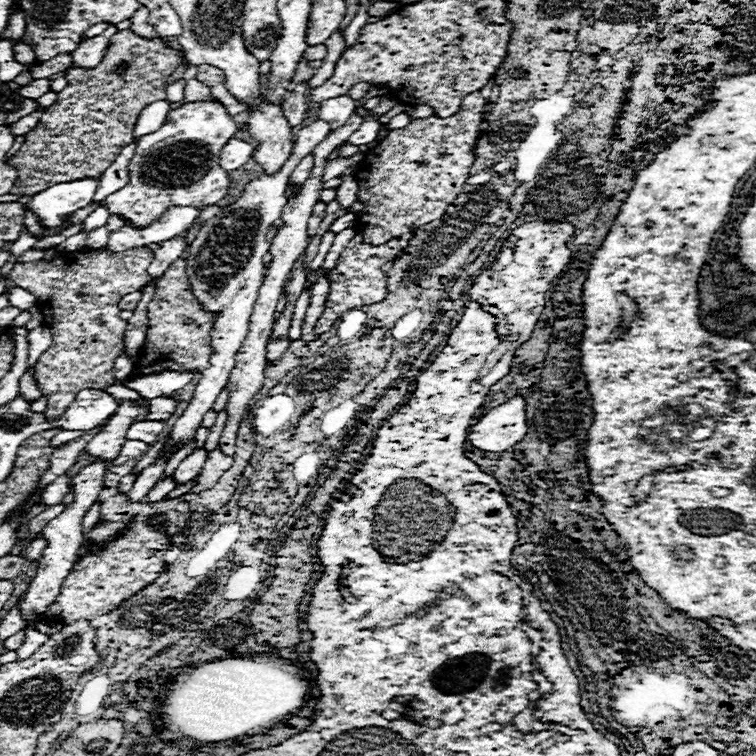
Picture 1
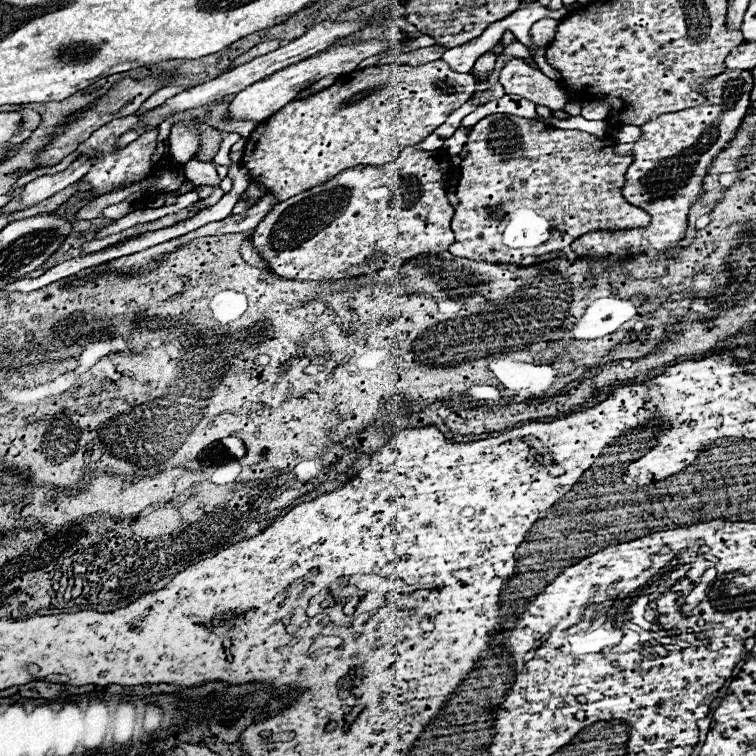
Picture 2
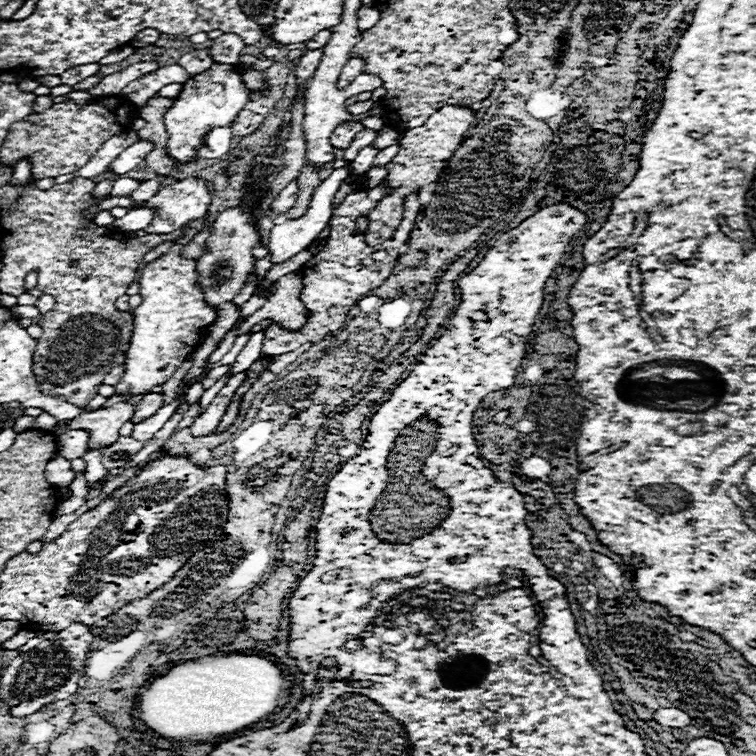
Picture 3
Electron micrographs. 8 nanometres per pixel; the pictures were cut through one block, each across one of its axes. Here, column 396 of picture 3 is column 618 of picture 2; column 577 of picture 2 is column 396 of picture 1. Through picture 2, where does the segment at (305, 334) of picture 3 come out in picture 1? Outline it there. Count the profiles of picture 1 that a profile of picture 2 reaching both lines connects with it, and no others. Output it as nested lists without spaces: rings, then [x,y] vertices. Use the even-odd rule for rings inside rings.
[[[358,232],[348,242],[344,252],[340,254],[336,270],[330,274],[330,294],[326,300],[326,308],[314,326],[314,334],[328,332],[334,326],[334,322],[342,316],[342,312],[346,312],[350,308],[384,300],[388,290],[386,290],[386,278],[384,278],[382,268],[384,268],[384,264],[392,262],[398,252],[400,252],[400,240],[390,240],[384,246],[368,246],[362,242],[362,234]]]

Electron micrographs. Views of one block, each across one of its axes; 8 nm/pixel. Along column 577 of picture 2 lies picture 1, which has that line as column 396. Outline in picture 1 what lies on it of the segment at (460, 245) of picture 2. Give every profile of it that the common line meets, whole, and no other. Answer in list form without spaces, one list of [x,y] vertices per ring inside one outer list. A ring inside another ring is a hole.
[[[476,90],[476,94],[468,94],[468,98],[464,98],[460,112],[452,114],[452,118],[416,118],[406,128],[390,130],[376,148],[364,154],[364,162],[360,162],[356,168],[358,200],[364,202],[364,210],[358,214],[358,228],[364,242],[372,246],[382,246],[392,238],[402,238],[404,234],[410,234],[416,228],[440,218],[456,200],[456,196],[462,194],[462,188],[470,176],[470,168],[476,160],[474,146],[482,132],[484,104],[486,100],[482,98],[482,92]]]

